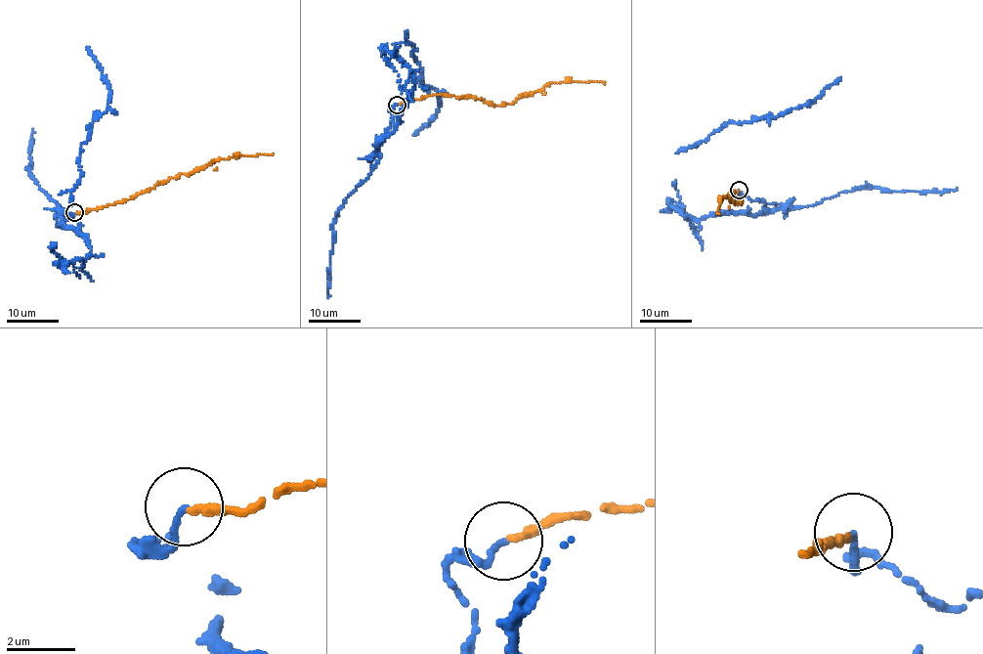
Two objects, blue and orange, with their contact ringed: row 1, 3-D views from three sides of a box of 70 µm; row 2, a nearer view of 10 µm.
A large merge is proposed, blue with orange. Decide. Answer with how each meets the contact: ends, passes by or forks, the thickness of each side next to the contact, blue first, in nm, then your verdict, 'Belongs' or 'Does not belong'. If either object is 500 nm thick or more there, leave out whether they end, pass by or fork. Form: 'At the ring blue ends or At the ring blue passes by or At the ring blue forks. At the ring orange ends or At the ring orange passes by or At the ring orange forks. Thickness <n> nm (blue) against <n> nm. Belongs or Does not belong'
At the ring blue ends. At the ring orange ends. Thickness 180 nm (blue) against 260 nm. Does not belong

